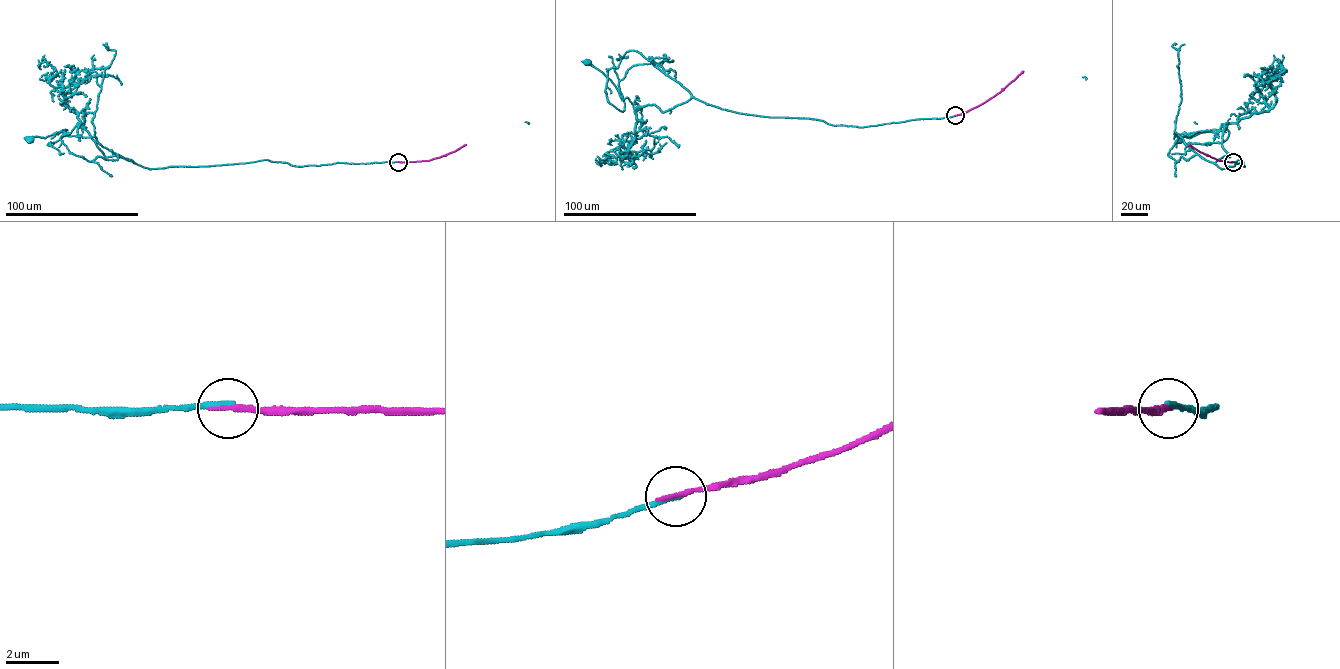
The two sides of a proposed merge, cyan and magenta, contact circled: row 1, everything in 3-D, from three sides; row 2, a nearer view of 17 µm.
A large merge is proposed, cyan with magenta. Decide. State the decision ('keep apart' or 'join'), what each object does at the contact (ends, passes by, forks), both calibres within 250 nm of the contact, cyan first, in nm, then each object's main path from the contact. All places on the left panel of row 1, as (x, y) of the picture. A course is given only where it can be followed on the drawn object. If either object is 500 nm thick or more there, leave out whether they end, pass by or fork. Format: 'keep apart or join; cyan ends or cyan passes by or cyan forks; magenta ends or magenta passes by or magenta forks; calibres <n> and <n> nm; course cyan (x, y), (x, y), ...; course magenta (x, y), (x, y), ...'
keep apart; cyan ends; magenta ends; calibres 200 and 200 nm; course cyan (398, 162), (299, 166), (265, 160), (148, 169), (105, 157), (77, 124), (68, 135), (60, 131), (30, 139); course magenta (398, 162), (429, 161), (466, 144)

